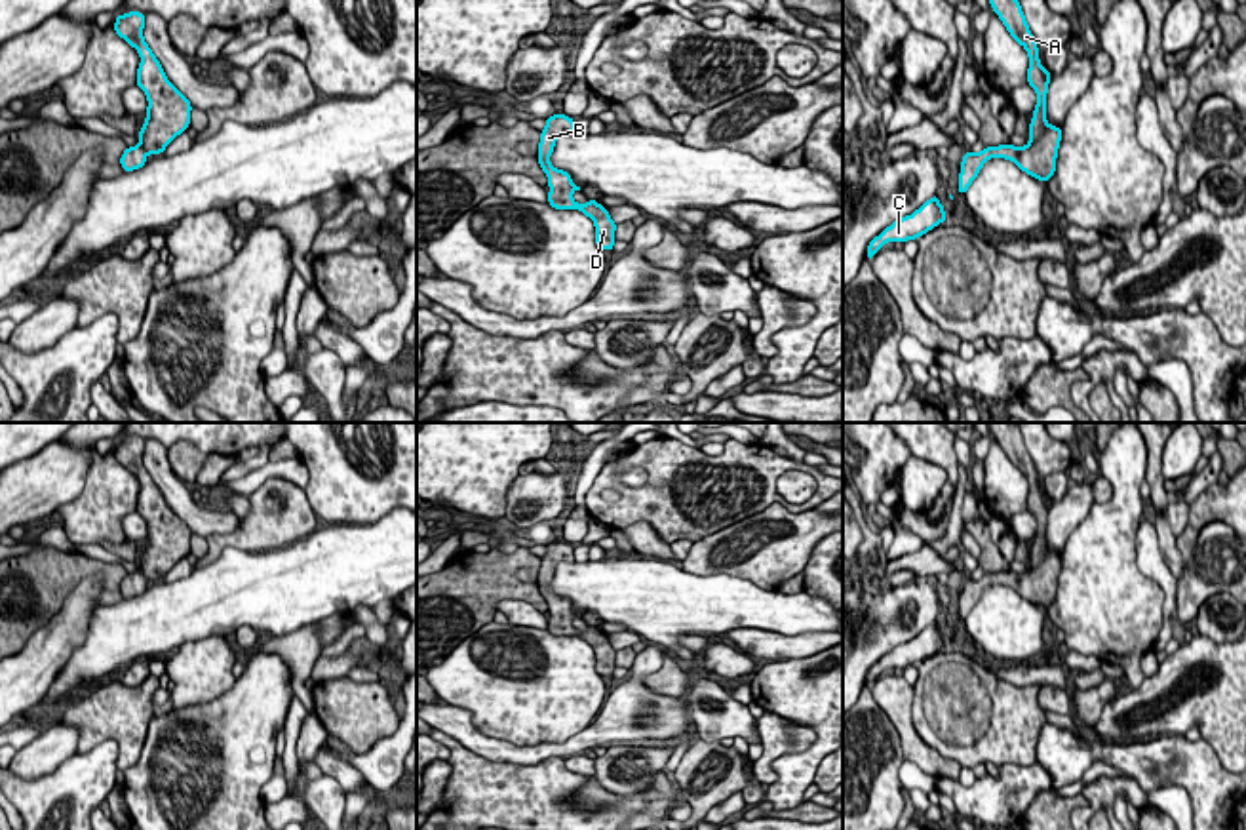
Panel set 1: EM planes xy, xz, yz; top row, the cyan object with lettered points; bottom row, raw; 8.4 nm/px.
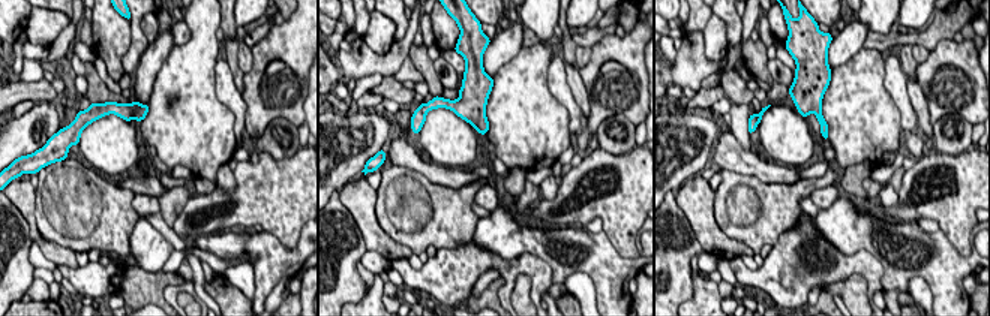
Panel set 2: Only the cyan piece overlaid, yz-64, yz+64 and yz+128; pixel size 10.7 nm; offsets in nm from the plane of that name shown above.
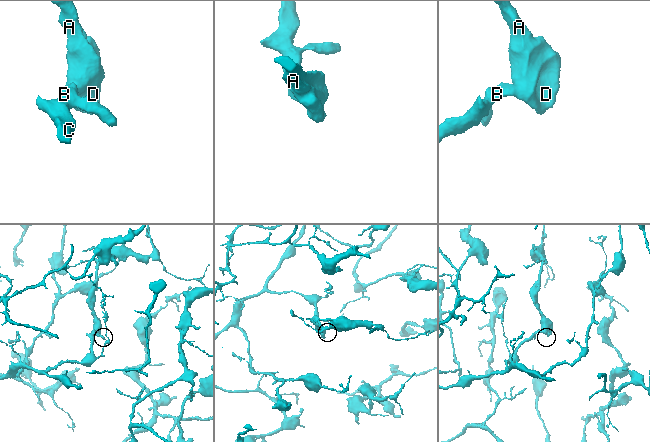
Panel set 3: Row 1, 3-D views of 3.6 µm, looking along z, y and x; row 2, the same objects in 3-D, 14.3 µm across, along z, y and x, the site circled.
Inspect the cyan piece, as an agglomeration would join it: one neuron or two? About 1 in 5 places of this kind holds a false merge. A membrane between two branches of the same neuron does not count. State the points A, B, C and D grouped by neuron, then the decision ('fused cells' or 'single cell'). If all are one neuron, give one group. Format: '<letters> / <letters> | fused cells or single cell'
A B C D | single cell

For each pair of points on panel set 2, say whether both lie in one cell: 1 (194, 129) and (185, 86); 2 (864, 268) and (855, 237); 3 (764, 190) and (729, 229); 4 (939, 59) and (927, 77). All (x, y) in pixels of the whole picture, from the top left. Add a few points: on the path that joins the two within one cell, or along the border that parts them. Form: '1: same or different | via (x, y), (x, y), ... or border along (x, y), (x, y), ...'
1: same | via (185, 119), (185, 96)
2: different | border along (827, 240), (845, 255), (867, 250), (882, 277)
3: same | via (767, 207), (767, 217), (753, 231), (746, 231)
4: same | via (935, 63), (929, 72)

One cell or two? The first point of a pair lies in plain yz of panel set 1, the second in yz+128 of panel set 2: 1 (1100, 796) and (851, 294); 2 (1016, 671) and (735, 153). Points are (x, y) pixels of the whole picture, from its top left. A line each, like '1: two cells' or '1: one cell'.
1: two cells
2: one cell

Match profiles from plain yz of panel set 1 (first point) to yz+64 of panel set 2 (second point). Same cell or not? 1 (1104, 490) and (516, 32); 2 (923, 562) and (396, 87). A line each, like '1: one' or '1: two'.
1: two
2: one

